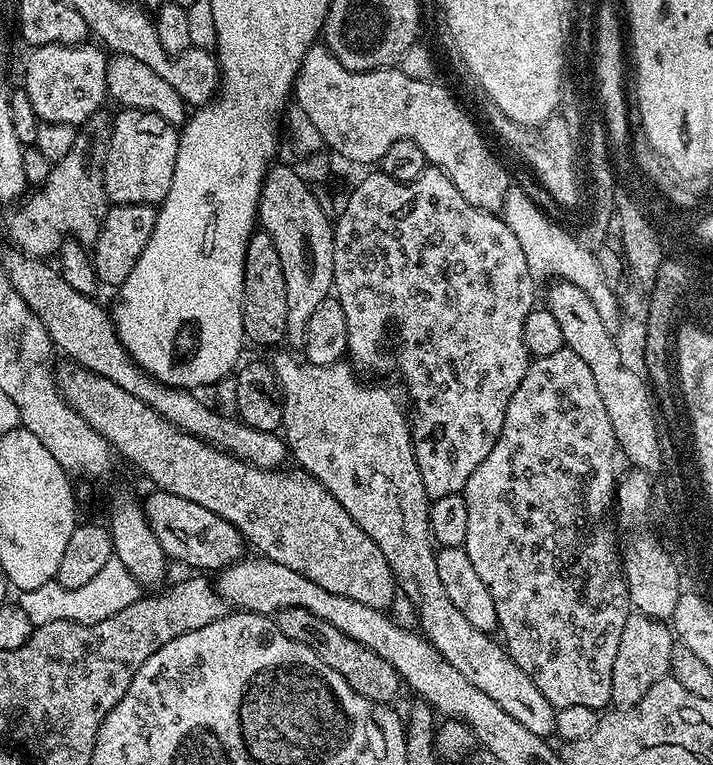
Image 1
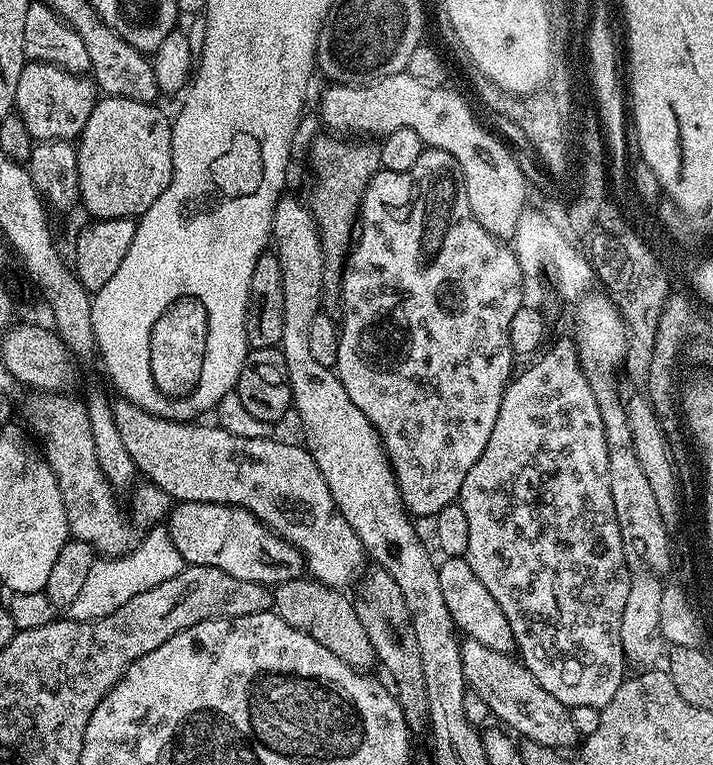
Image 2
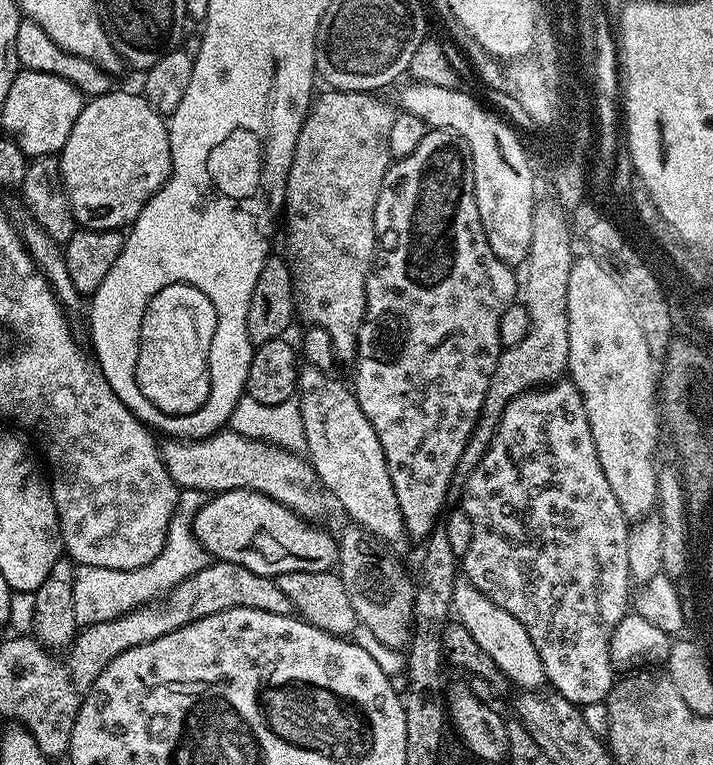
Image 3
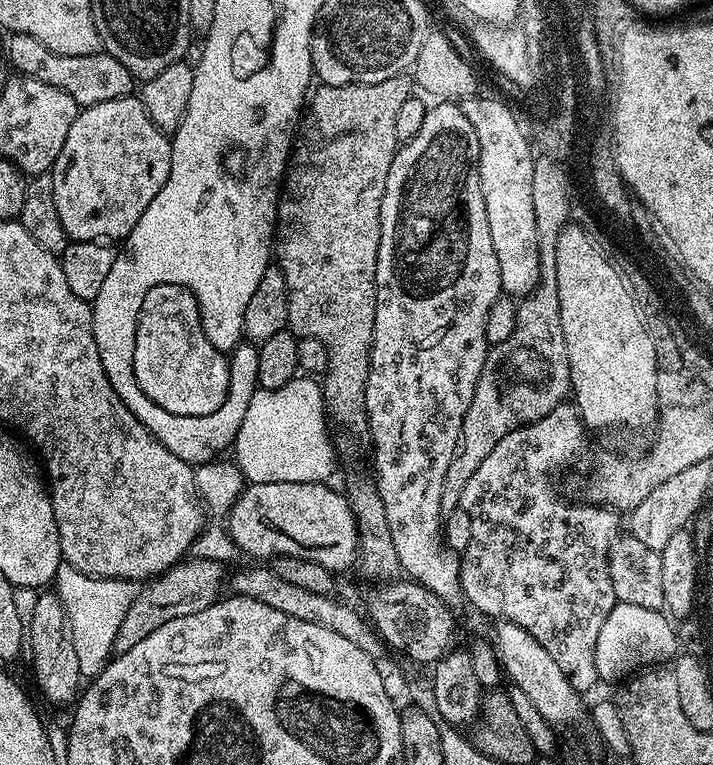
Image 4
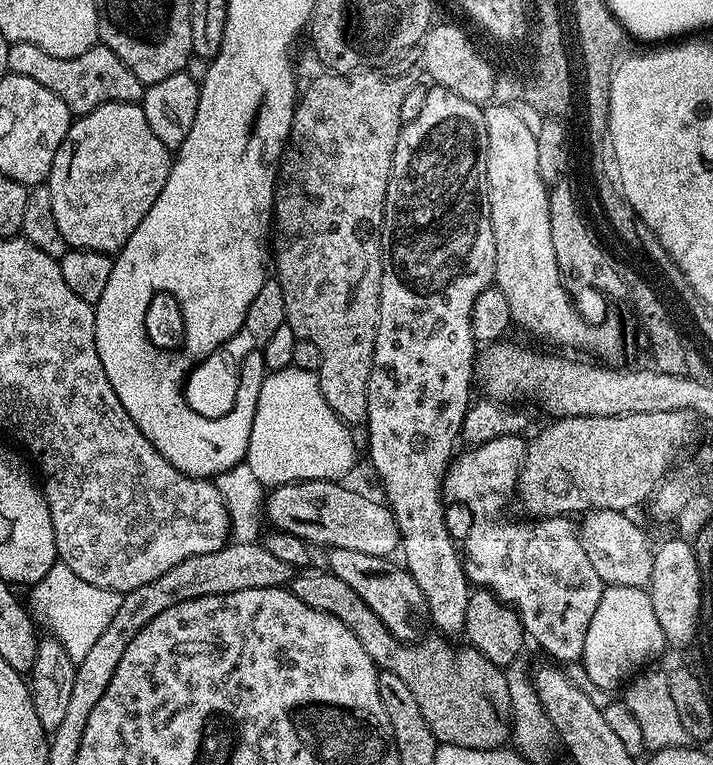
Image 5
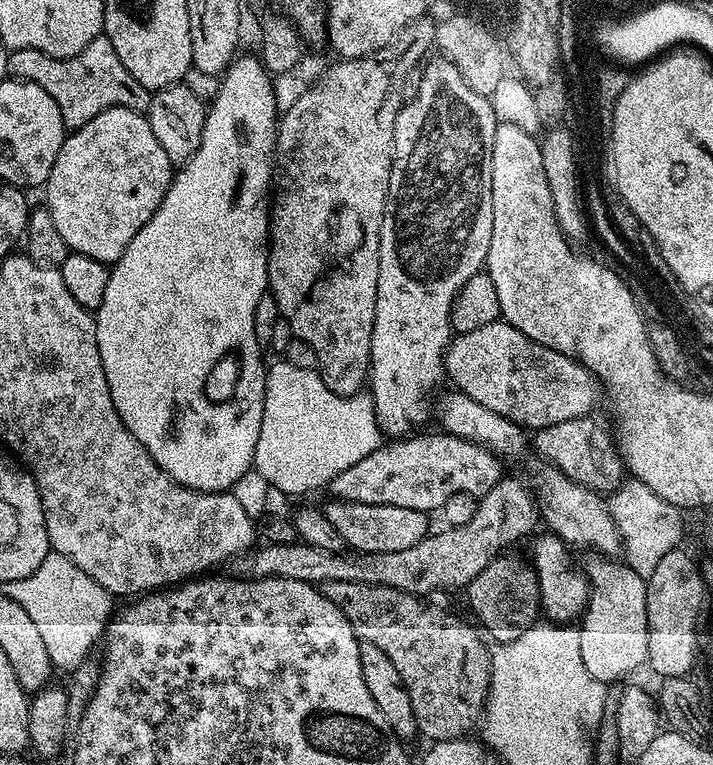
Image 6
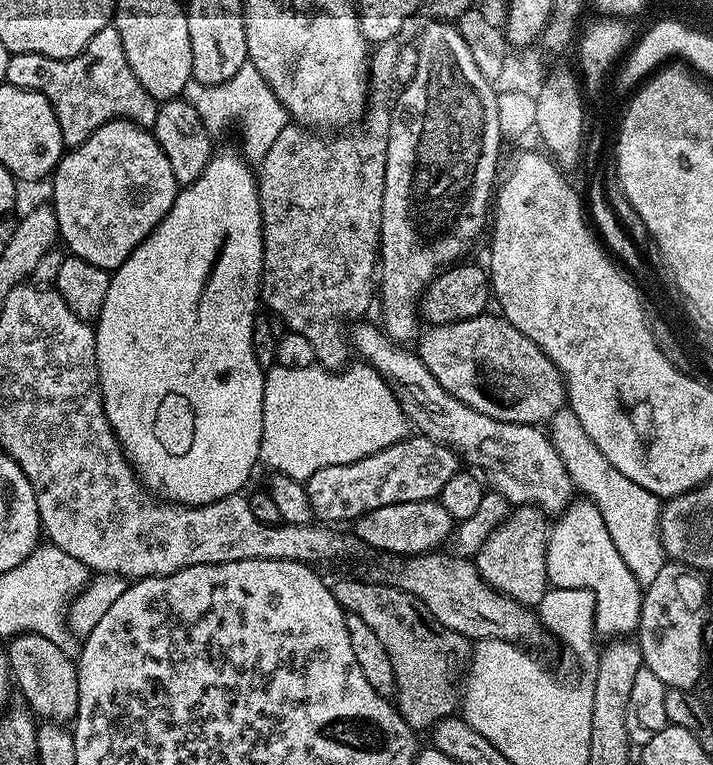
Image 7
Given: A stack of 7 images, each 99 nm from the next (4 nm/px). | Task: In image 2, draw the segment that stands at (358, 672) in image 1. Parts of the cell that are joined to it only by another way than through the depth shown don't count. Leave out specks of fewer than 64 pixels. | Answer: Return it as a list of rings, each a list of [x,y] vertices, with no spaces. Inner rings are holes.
[[[301,578],[275,585],[272,603],[276,615],[290,626],[310,634],[314,642],[322,642],[322,646],[326,646],[330,654],[342,658],[342,662],[346,662],[351,668],[371,669],[368,667],[375,665],[377,659],[374,646],[370,646],[370,634],[366,634],[362,622],[358,622],[355,603],[344,596],[347,595],[343,591],[320,584],[311,578]]]

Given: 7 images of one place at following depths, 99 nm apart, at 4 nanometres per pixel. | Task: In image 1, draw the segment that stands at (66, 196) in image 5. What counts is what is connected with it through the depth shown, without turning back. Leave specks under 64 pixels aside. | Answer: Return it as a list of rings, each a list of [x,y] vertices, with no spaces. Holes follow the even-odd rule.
[[[137,108],[117,111],[110,124],[110,135],[102,157],[104,193],[113,205],[151,204],[158,206],[170,194],[174,162],[178,158],[180,134],[177,125],[158,118],[158,114]]]

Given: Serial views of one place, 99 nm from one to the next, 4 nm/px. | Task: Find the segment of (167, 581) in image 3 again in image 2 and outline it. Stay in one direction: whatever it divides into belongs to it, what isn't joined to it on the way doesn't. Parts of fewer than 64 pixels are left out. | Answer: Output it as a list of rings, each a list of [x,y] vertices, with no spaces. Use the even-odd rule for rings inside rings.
[[[153,526],[143,533],[138,546],[127,555],[98,558],[92,563],[90,574],[86,574],[86,583],[74,602],[70,602],[67,615],[73,620],[106,618],[106,614],[114,614],[118,606],[126,606],[130,598],[135,598],[145,590],[154,590],[154,586],[162,586],[162,582],[174,578],[174,574],[185,567],[182,554],[178,554],[167,527]]]

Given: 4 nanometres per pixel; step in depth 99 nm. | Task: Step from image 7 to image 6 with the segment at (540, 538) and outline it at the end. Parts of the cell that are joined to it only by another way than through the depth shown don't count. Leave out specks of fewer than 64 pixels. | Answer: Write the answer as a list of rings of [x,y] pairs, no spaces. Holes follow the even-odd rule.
[[[501,554],[495,560],[490,561],[486,570],[478,574],[468,583],[466,595],[472,606],[475,623],[489,637],[493,636],[496,644],[514,642],[514,638],[522,638],[526,630],[541,619],[540,607],[540,577],[536,575],[535,568],[527,559],[519,560],[512,554]]]

